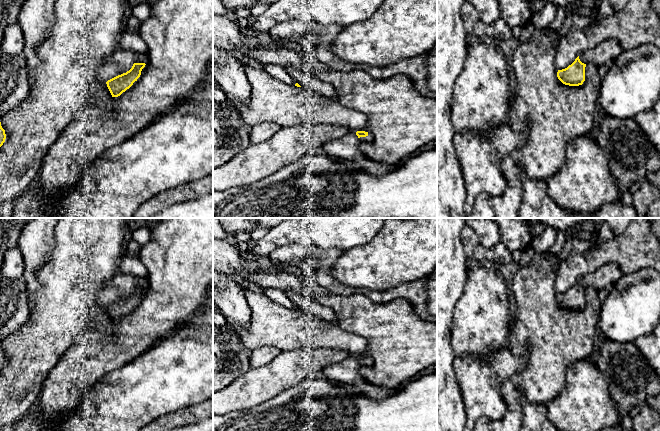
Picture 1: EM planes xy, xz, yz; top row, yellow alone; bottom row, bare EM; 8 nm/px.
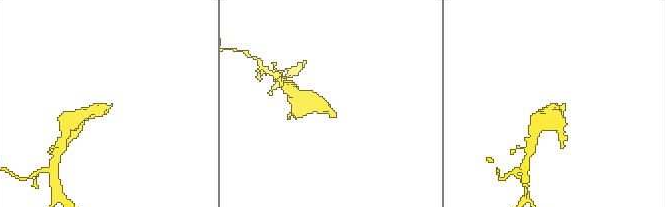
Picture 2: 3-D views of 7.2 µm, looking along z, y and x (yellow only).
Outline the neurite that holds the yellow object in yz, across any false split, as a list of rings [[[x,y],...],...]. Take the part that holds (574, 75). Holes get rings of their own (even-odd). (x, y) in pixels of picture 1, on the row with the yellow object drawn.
[[[608,40],[593,49],[579,53],[575,61],[567,68],[558,70],[557,77],[565,85],[579,86],[585,81],[585,67],[592,63],[595,66],[610,64],[623,51],[616,40]]]

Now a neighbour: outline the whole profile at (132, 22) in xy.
[[[130,12],[128,13],[126,20],[125,20],[125,27],[137,30],[140,26],[141,21],[136,18],[133,14]]]

